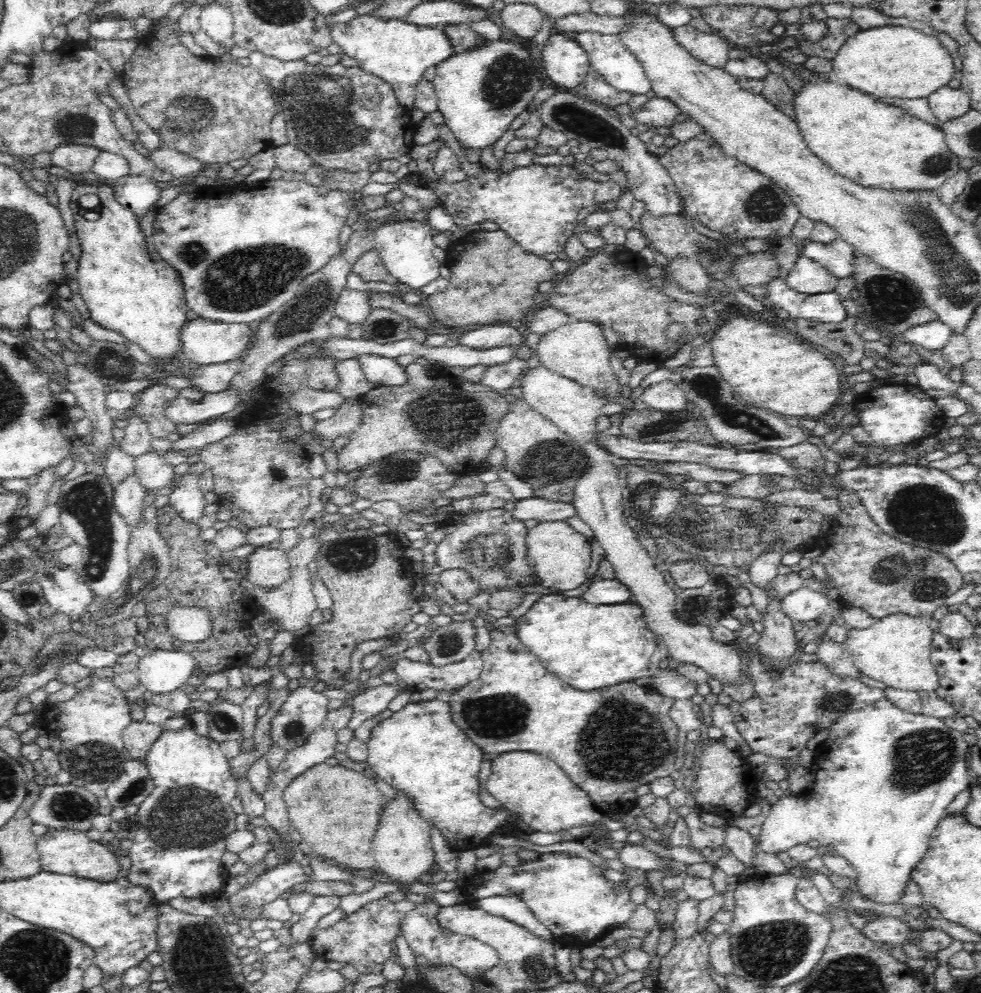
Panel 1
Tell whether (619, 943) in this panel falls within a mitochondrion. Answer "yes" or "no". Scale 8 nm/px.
no

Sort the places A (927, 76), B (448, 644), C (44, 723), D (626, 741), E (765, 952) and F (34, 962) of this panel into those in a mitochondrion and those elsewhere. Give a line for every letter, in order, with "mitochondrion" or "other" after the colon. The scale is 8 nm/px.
A: other
B: mitochondrion
C: other
D: mitochondrion
E: mitochondrion
F: mitochondrion

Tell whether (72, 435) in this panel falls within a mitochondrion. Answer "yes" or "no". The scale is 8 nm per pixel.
no

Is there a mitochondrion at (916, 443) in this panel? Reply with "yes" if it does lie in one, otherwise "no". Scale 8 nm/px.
no

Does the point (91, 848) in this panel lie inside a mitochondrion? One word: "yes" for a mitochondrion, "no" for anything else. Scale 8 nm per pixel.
no

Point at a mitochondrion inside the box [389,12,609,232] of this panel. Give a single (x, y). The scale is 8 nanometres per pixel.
(508, 77)

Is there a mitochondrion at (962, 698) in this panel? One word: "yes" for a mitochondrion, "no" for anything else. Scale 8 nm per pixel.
no

